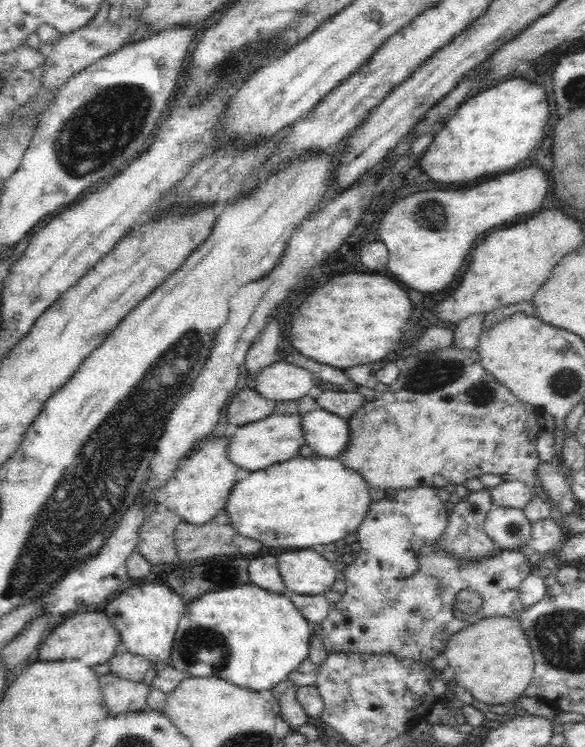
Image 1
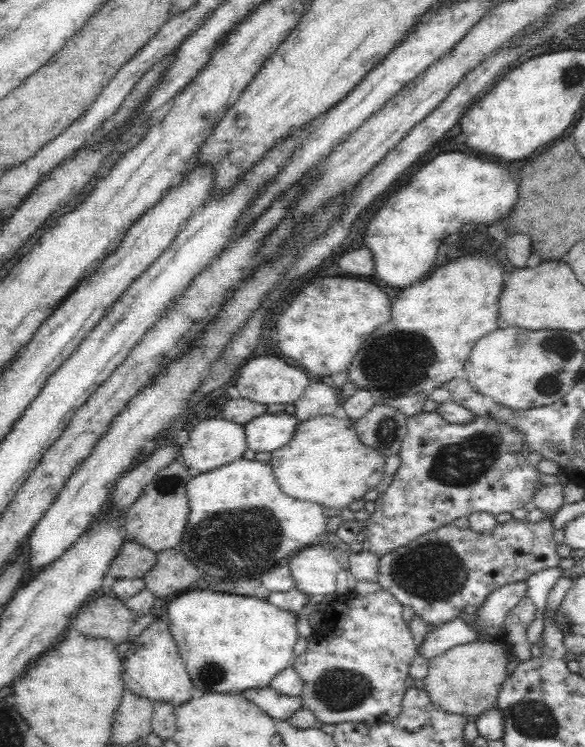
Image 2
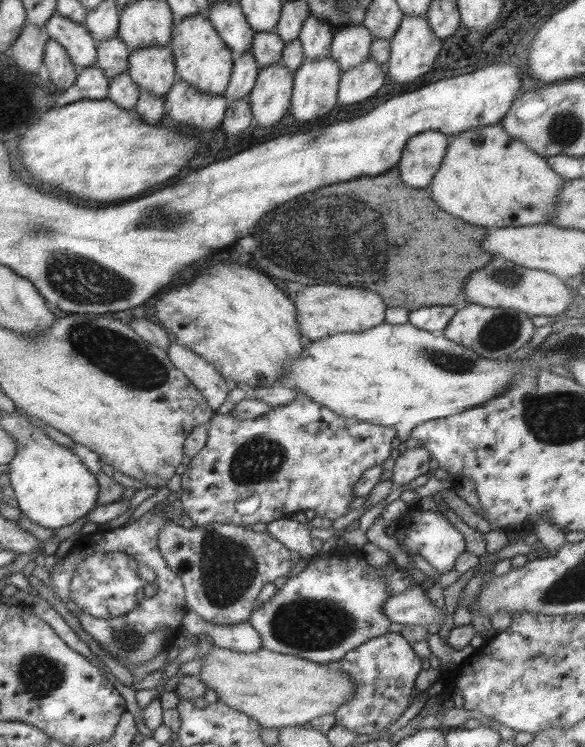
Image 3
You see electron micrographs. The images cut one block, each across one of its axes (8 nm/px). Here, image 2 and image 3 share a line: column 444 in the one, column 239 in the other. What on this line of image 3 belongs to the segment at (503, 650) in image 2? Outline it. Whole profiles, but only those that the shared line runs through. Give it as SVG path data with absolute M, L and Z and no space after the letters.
M213 645L200 660L198 680L203 682L207 689L214 690L216 698L223 704L250 716L263 728L301 727L313 718L332 713L340 704L346 703L354 693L354 682L344 672L330 670L323 663L314 663L298 656L279 654L263 648L246 653Z

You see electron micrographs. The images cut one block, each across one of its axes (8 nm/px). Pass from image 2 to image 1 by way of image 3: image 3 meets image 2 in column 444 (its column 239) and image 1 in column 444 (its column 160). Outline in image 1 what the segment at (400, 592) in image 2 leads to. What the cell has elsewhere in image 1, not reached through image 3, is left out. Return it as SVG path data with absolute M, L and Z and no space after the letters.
M484 488L480 492L472 492L466 499L458 502L451 514L447 528L443 530L442 537L439 537L435 545L435 551L444 551L445 556L451 556L455 560L459 560L461 564L474 564L478 560L496 556L500 551L500 547L494 545L494 541L484 531L484 524L488 512L493 508L491 502L490 488Z

